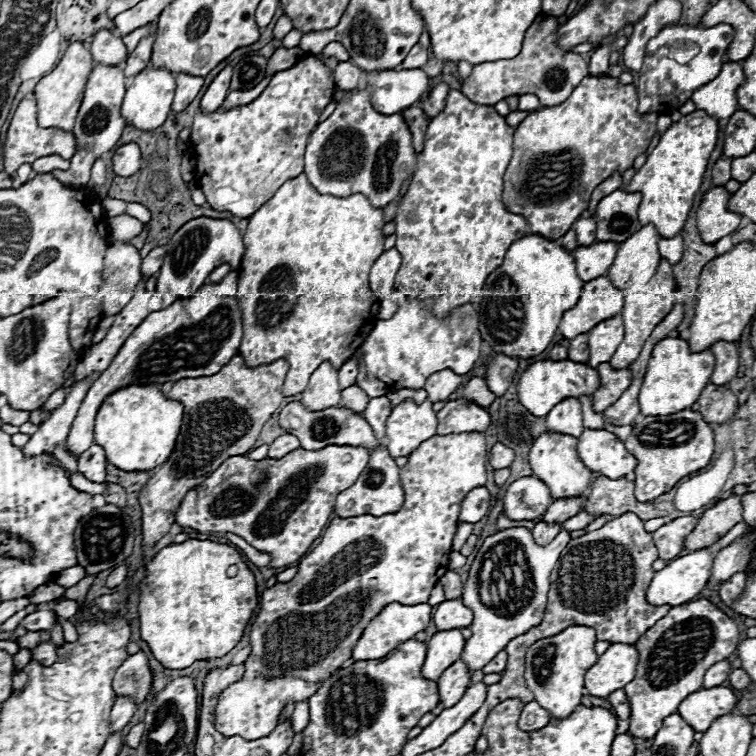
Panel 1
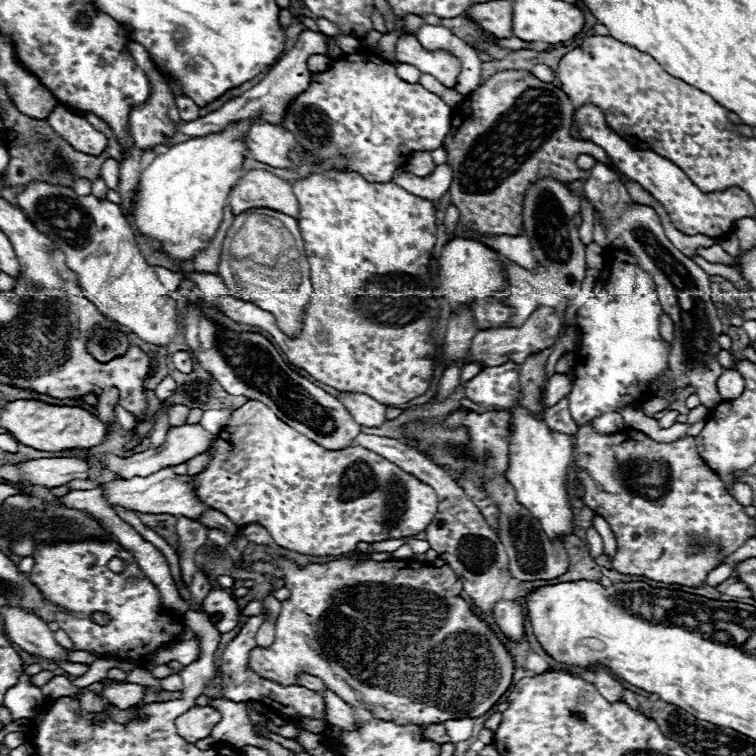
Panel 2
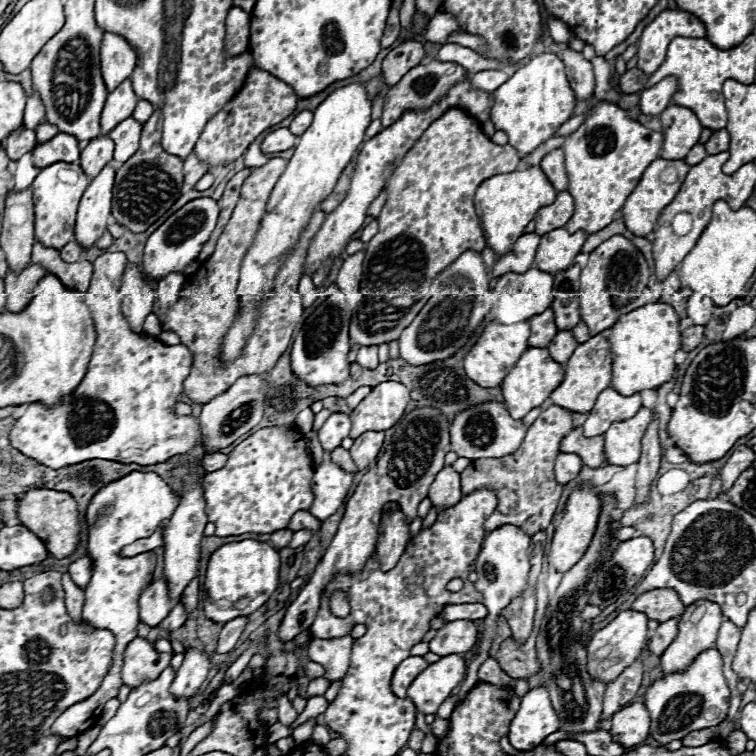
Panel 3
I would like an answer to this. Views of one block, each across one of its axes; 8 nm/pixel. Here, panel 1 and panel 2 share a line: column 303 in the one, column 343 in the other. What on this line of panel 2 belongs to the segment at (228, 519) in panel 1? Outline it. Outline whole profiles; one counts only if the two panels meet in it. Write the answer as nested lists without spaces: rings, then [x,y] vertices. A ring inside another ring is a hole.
[[[248,400],[238,408],[218,434],[218,440],[224,442],[224,448],[216,448],[216,442],[212,444],[210,464],[194,480],[198,500],[226,514],[236,526],[260,524],[278,546],[298,554],[350,556],[356,552],[358,542],[410,538],[424,532],[438,510],[436,492],[396,464],[370,450],[360,450],[360,446],[328,450],[280,422],[280,418],[260,402]]]

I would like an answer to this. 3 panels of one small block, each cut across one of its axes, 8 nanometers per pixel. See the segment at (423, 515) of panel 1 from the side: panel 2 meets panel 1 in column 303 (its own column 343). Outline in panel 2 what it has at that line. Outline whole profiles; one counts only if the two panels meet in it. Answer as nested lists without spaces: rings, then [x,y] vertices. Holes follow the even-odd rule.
[[[352,554],[328,564],[308,564],[300,568],[292,560],[278,558],[286,574],[284,580],[290,598],[282,602],[282,612],[276,620],[276,640],[268,648],[258,646],[250,652],[250,670],[282,686],[298,684],[296,676],[300,672],[318,676],[348,704],[374,706],[368,708],[374,718],[392,720],[402,726],[428,726],[486,714],[510,688],[514,660],[504,642],[472,612],[470,604],[460,596],[452,596],[452,586],[456,584],[452,568],[448,564],[434,568],[416,560],[356,562],[358,554]],[[400,562],[404,562],[406,568],[400,568]],[[343,680],[348,682],[350,690],[344,688]]]

